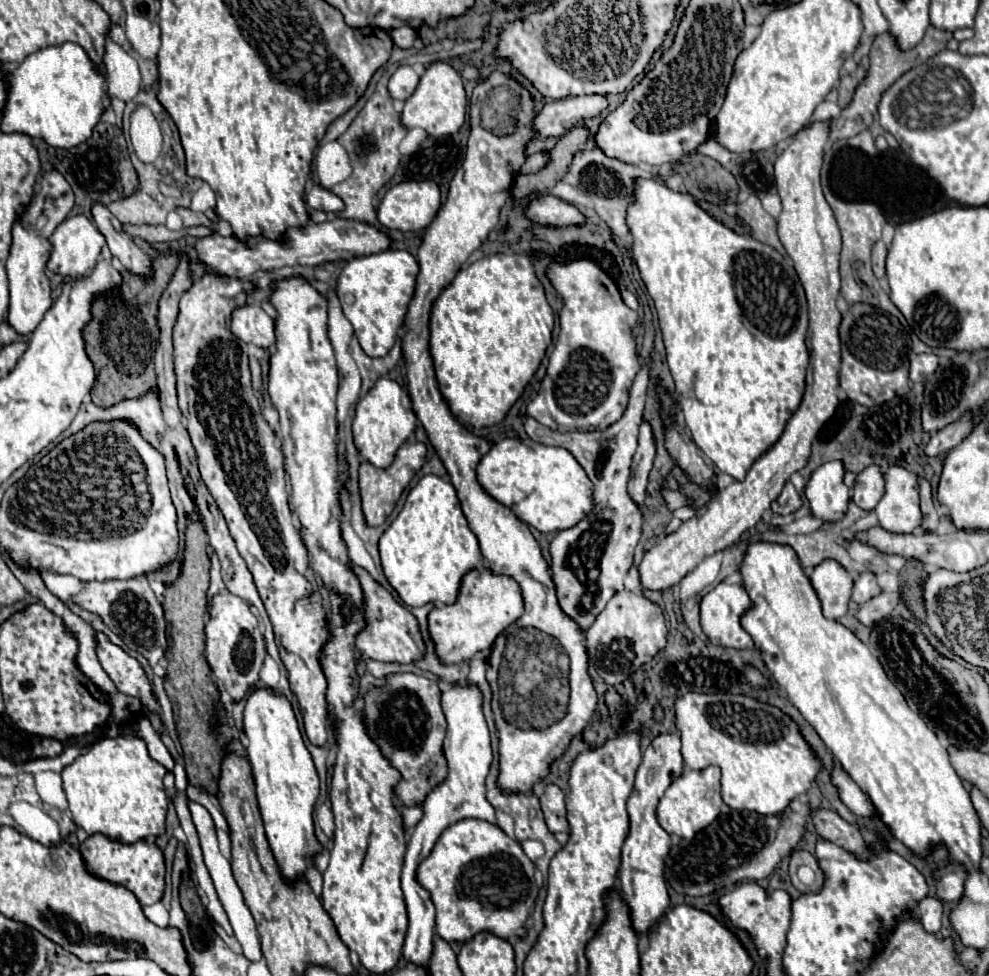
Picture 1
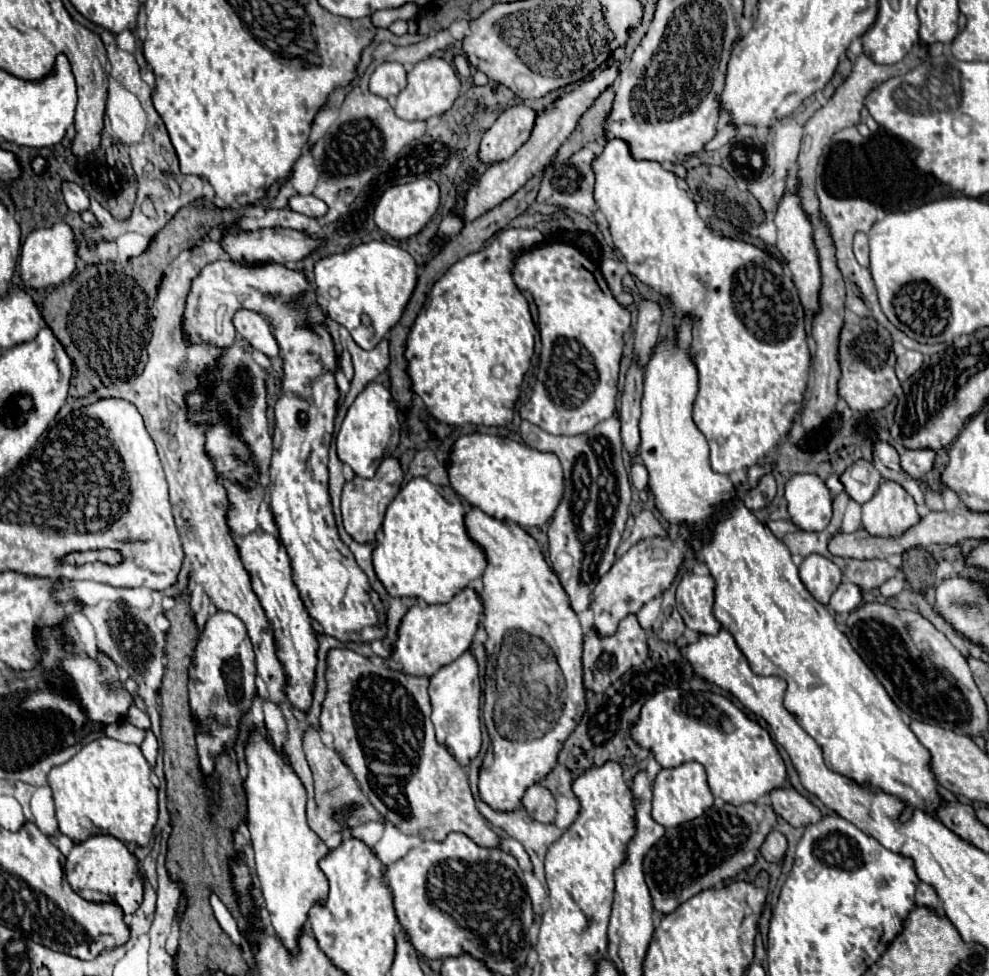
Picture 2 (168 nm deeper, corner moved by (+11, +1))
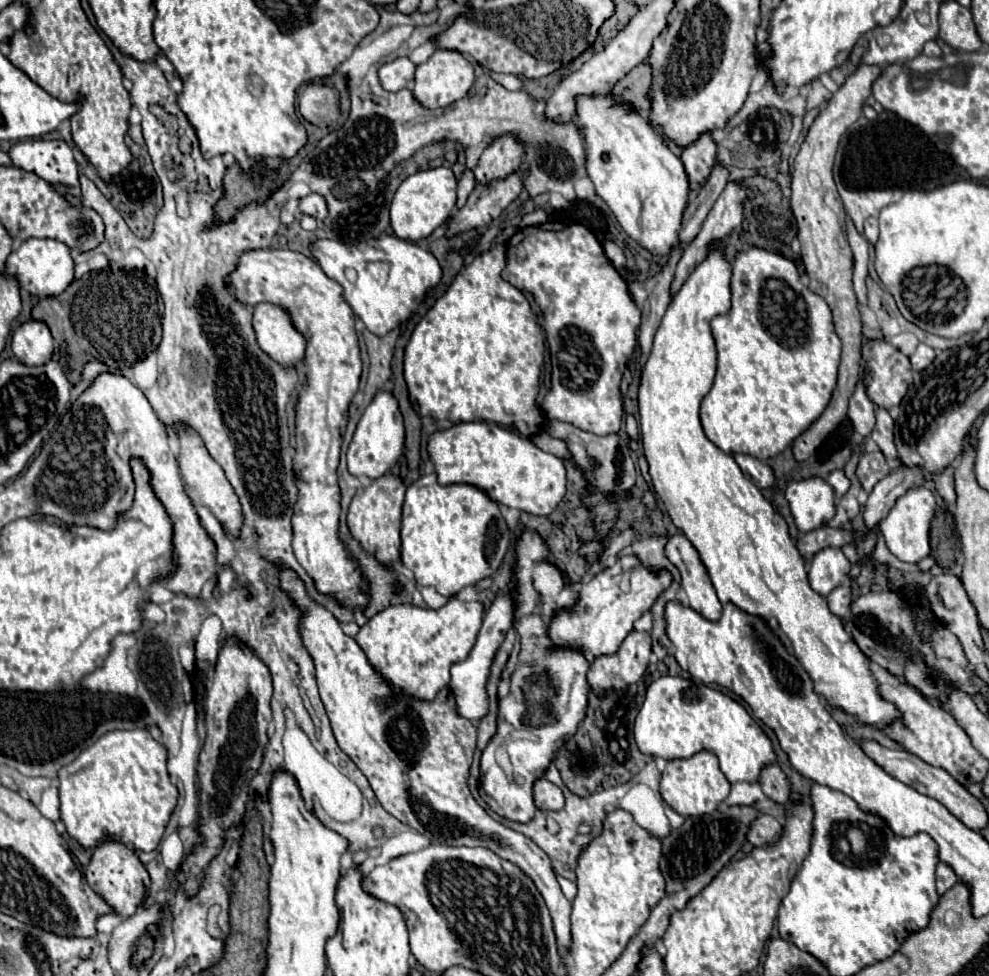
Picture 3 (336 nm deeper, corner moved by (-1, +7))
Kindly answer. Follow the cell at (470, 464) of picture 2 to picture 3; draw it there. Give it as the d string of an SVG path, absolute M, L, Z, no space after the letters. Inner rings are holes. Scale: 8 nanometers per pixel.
M487 421L459 423L451 429L437 431L429 439L429 455L441 485L467 483L507 507L531 515L549 515L565 495L567 473L563 459L537 449L527 437Z

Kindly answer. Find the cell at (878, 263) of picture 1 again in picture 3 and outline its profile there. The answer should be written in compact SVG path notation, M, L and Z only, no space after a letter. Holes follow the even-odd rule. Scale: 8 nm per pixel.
M869 217L865 221L865 237L869 239L871 245L877 243L877 237L879 237L879 229L877 229L877 219L875 217Z

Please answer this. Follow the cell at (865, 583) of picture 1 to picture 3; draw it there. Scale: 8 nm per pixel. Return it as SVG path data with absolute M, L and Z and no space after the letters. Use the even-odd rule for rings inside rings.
M849 583L839 585L839 587L833 589L831 595L827 597L829 609L831 609L835 615L839 615L839 617L847 617L847 615L849 615L851 601L853 601L853 595L851 595L851 585L849 585Z

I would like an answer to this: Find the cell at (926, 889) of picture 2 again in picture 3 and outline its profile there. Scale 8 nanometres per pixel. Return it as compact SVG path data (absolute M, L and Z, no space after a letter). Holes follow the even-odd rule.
M945 863L937 865L937 893L939 895L943 895L947 889L951 889L957 881L959 879L955 877L955 873L953 873L953 869L949 865L945 865Z

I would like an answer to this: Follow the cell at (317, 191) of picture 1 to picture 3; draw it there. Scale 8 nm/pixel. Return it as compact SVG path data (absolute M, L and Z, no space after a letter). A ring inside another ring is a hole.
M309 193L307 197L303 197L301 203L299 203L299 209L301 209L301 213L315 217L317 221L323 221L329 213L327 211L327 201L319 193Z

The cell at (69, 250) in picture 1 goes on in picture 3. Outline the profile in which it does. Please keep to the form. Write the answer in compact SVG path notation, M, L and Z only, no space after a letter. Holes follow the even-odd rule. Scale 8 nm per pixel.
M33 237L21 243L21 247L15 249L5 263L5 271L19 281L21 289L39 297L63 293L63 289L67 289L67 285L75 279L73 269L75 269L75 263L71 257L71 249L67 249L67 245L55 239L39 239L39 237Z

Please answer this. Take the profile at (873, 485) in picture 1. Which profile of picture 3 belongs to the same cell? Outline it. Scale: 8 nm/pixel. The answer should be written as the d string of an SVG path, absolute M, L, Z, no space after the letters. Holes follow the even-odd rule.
M873 451L873 453L865 453L861 459L859 459L859 465L857 465L857 479L861 481L863 489L867 493L871 493L871 489L883 479L887 477L891 471L891 467L887 465L885 457L881 451Z

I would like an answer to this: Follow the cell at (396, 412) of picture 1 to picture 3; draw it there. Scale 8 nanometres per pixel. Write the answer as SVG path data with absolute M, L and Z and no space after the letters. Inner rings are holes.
M379 391L369 407L363 411L355 435L347 449L347 467L351 475L367 475L369 479L377 479L385 475L401 457L405 445L405 427L403 427L403 415L399 411L397 399L391 391Z

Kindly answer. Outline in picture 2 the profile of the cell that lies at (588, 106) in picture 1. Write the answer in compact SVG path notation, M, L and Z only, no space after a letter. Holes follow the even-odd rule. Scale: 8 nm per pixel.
M515 105L503 111L481 139L479 161L499 163L509 159L527 141L527 135L531 135L535 115L537 113L525 105Z

